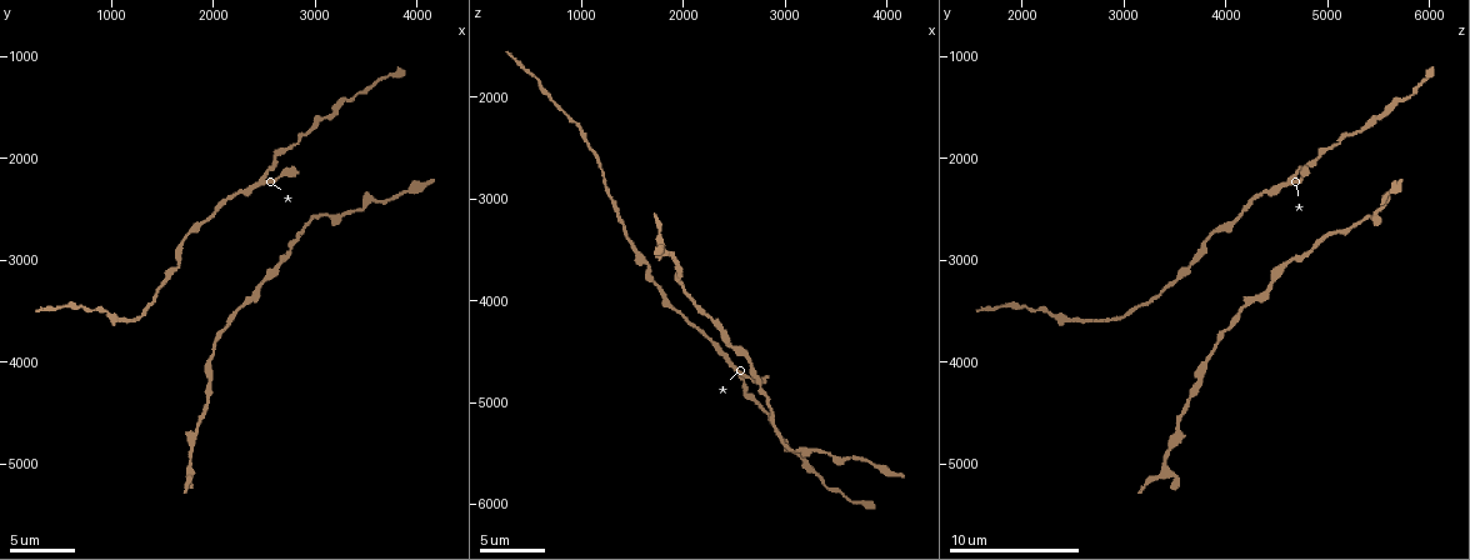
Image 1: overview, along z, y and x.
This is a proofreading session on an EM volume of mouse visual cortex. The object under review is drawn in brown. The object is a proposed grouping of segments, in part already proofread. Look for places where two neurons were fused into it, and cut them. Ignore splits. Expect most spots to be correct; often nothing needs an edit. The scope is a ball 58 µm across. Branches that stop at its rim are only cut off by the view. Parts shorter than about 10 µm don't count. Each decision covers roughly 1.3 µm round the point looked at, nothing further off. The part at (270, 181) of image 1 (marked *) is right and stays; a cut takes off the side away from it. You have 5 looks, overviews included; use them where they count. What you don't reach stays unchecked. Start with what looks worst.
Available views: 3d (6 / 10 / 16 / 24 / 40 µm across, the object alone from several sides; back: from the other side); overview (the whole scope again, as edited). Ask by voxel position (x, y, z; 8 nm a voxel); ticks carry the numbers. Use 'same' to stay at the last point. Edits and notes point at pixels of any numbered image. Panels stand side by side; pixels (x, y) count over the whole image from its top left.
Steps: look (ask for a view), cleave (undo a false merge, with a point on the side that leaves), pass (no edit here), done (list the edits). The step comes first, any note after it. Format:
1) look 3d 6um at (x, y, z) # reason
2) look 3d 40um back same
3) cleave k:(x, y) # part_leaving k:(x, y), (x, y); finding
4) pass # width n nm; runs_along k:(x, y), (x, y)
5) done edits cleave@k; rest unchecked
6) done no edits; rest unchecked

look 3d 10um at (2840, 2740, 5020)

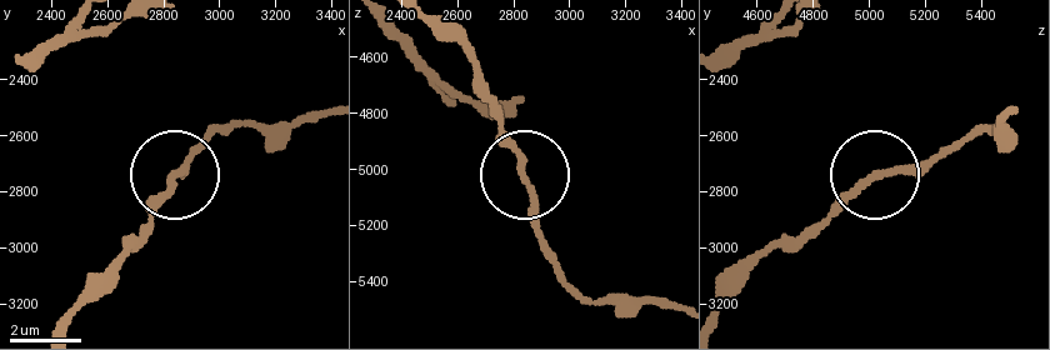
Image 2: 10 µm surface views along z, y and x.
pass # continuous, no second neuron

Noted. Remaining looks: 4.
look 3d 16um at (1860, 4620, 3540) # side arm on a straight run

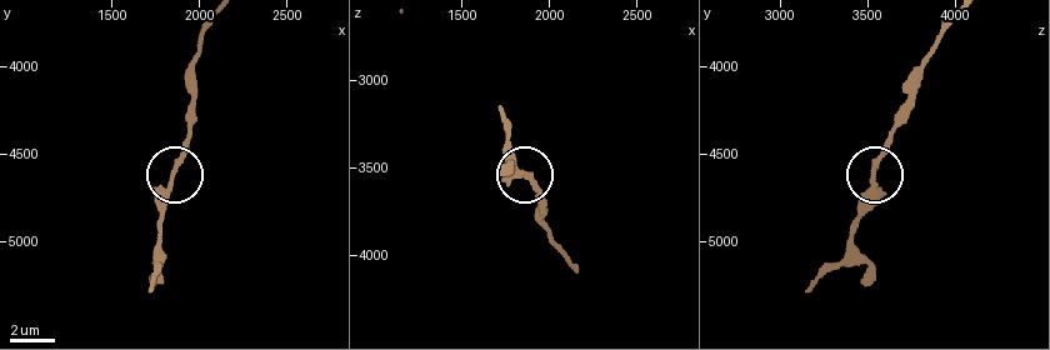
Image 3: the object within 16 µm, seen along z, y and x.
look 3d 6um at (1840, 4640, 3520)

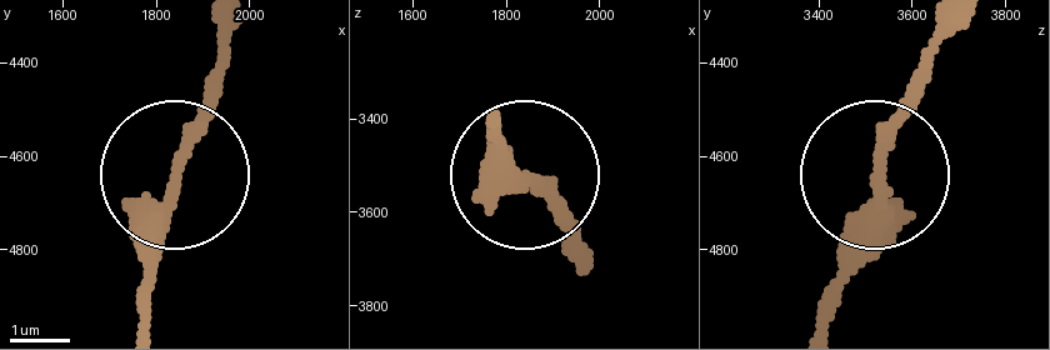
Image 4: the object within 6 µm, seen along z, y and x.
pass # width 230 nm; runs_along 4:(965, 24), (891, 143), (831, 321); one neuron here

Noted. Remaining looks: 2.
look 3d 16um at (1160, 3580, 2600) # sudden change in width

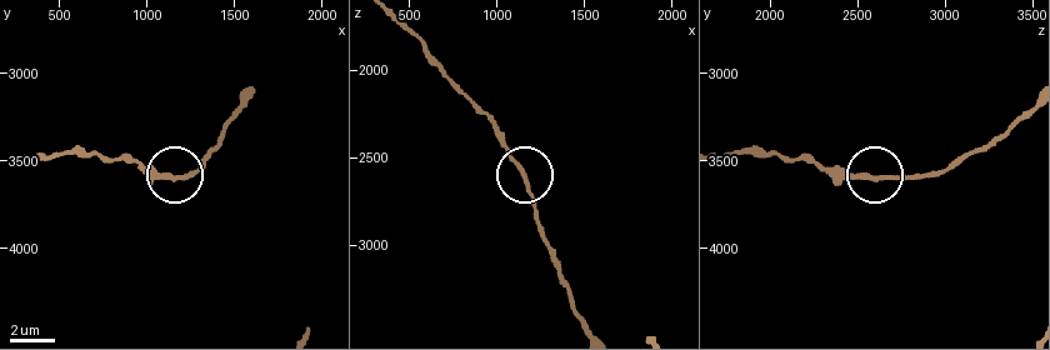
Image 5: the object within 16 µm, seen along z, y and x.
look 3d 6um at (1140, 3580, 2560)

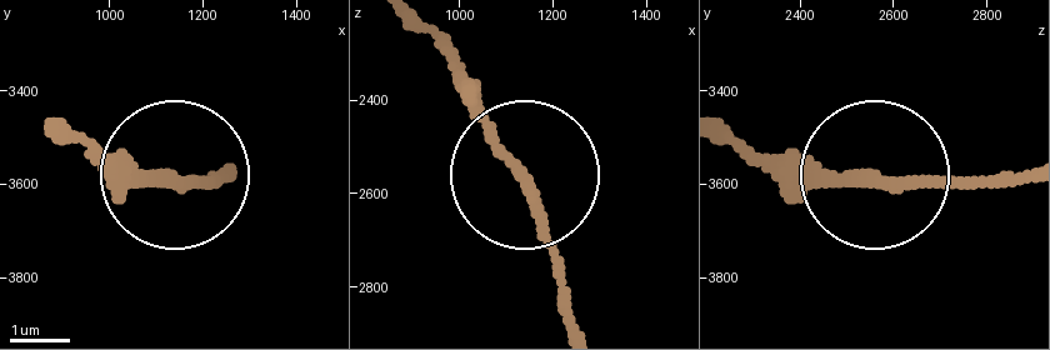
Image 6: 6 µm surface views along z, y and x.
pass # width 190 nm; runs_along 6:(1015, 175), (766, 175); all the same neuron

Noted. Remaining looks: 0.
done no edits; rest unchecked

